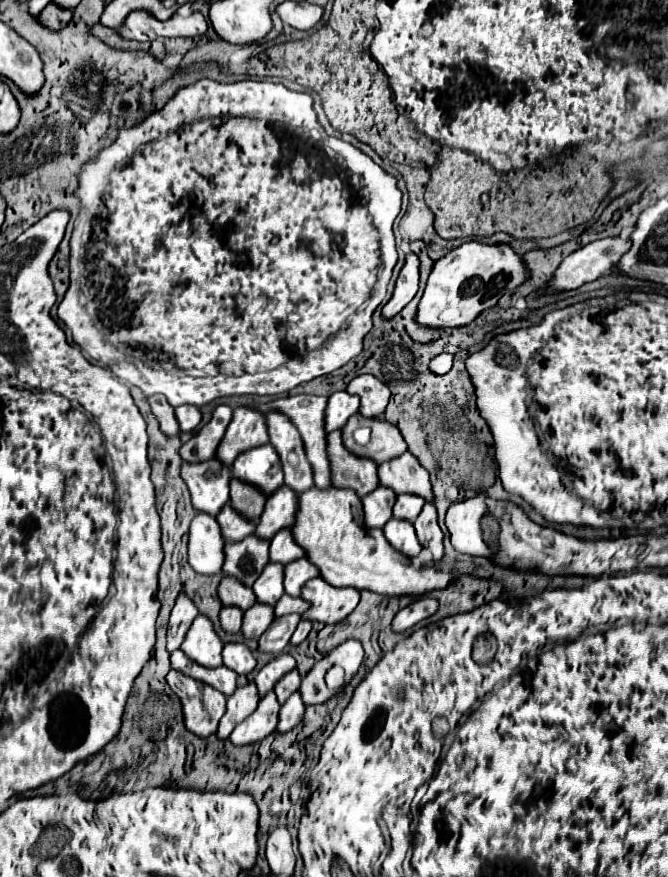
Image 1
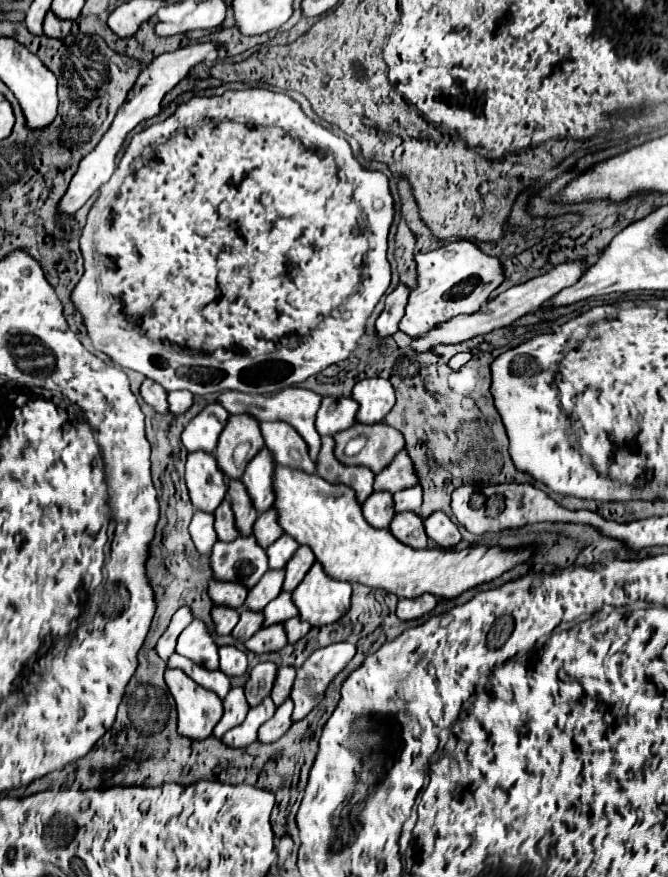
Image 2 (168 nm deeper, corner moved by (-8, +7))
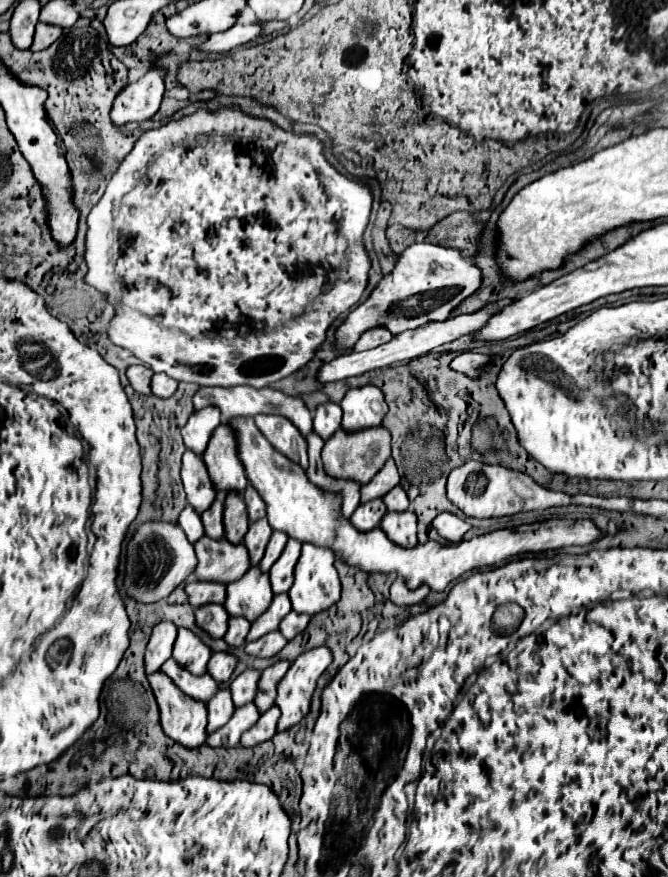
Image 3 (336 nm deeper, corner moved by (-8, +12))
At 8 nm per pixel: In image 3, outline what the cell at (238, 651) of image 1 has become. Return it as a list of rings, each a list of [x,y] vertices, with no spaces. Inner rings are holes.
[[[218,651],[212,655],[210,659],[210,665],[208,665],[208,673],[218,681],[218,683],[224,683],[230,679],[234,667],[236,667],[238,659],[232,655],[232,653],[226,653],[226,651]]]

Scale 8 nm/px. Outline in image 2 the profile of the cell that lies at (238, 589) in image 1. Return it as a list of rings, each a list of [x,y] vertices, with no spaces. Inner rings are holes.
[[[210,580],[208,582],[208,596],[210,596],[210,600],[214,604],[240,608],[242,606],[242,598],[246,598],[246,588],[244,586],[234,586],[234,582]]]

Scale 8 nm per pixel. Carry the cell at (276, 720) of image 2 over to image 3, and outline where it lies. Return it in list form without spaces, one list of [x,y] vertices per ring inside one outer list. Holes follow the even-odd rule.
[[[274,705],[272,709],[268,709],[266,713],[262,713],[262,717],[258,719],[258,723],[242,735],[240,745],[244,745],[244,747],[254,747],[254,745],[258,745],[258,743],[264,743],[264,741],[272,739],[274,733],[276,733],[278,717],[280,717],[280,709],[278,709],[276,705]]]

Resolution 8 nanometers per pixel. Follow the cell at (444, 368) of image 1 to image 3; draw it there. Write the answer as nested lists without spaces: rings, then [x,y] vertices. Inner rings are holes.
[[[466,351],[458,357],[454,357],[454,361],[450,363],[450,367],[454,371],[460,371],[460,373],[466,373],[466,375],[474,375],[478,367],[482,367],[484,363],[488,363],[490,357],[488,355],[480,355],[480,353],[472,353],[472,351]]]

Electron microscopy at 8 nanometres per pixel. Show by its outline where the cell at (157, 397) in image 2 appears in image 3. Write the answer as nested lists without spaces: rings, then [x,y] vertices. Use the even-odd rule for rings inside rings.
[[[132,365],[126,371],[126,375],[128,375],[130,385],[134,387],[136,393],[152,393],[152,389],[150,389],[150,377],[154,373],[148,367],[144,367],[144,365]]]

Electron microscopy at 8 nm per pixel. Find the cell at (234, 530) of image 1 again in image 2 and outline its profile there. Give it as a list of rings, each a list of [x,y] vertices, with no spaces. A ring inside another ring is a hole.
[[[224,500],[218,510],[214,510],[214,530],[218,534],[218,540],[222,542],[232,542],[234,538],[238,538],[238,530],[234,526],[234,514],[230,510],[230,502]]]

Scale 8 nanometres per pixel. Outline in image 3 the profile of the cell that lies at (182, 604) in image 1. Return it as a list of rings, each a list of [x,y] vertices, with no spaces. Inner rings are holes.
[[[162,621],[152,629],[150,643],[146,647],[146,673],[158,671],[162,663],[172,655],[174,639],[176,639],[176,625],[170,625],[170,621]]]

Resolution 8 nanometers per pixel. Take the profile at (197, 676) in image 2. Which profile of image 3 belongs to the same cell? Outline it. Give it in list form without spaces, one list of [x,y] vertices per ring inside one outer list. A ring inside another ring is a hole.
[[[190,673],[190,693],[186,693],[186,695],[194,697],[194,699],[200,699],[200,701],[210,701],[210,697],[214,697],[214,693],[218,689],[220,689],[218,681],[214,681],[208,673],[198,675],[198,677],[194,677]]]

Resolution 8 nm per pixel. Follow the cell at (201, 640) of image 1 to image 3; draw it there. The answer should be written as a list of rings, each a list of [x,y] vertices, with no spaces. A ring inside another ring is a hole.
[[[178,629],[178,637],[174,643],[174,655],[172,657],[182,667],[186,667],[190,673],[202,675],[202,673],[206,673],[206,665],[212,657],[212,651],[190,629]]]

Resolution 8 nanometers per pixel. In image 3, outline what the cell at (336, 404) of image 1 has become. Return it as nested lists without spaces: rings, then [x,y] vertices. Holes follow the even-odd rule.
[[[322,403],[314,411],[314,431],[322,437],[328,439],[334,435],[334,431],[342,423],[342,407],[338,403]]]

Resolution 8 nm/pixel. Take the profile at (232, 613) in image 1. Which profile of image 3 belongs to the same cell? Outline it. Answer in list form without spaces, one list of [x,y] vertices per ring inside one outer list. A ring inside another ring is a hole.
[[[218,603],[202,605],[202,607],[196,609],[196,623],[206,633],[210,633],[214,639],[226,635],[228,619],[230,619],[230,615],[226,613],[226,607],[224,605],[218,605]]]

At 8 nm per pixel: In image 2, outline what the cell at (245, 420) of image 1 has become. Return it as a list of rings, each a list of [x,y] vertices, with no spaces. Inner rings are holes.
[[[240,414],[240,416],[230,416],[228,424],[224,426],[220,438],[218,438],[218,446],[214,450],[214,458],[218,468],[226,474],[226,478],[232,480],[240,480],[248,462],[264,448],[262,442],[262,434],[258,430],[258,422],[254,418],[248,418],[248,414]],[[240,444],[248,444],[250,450],[246,454],[246,458],[242,462],[234,460],[234,450]]]

